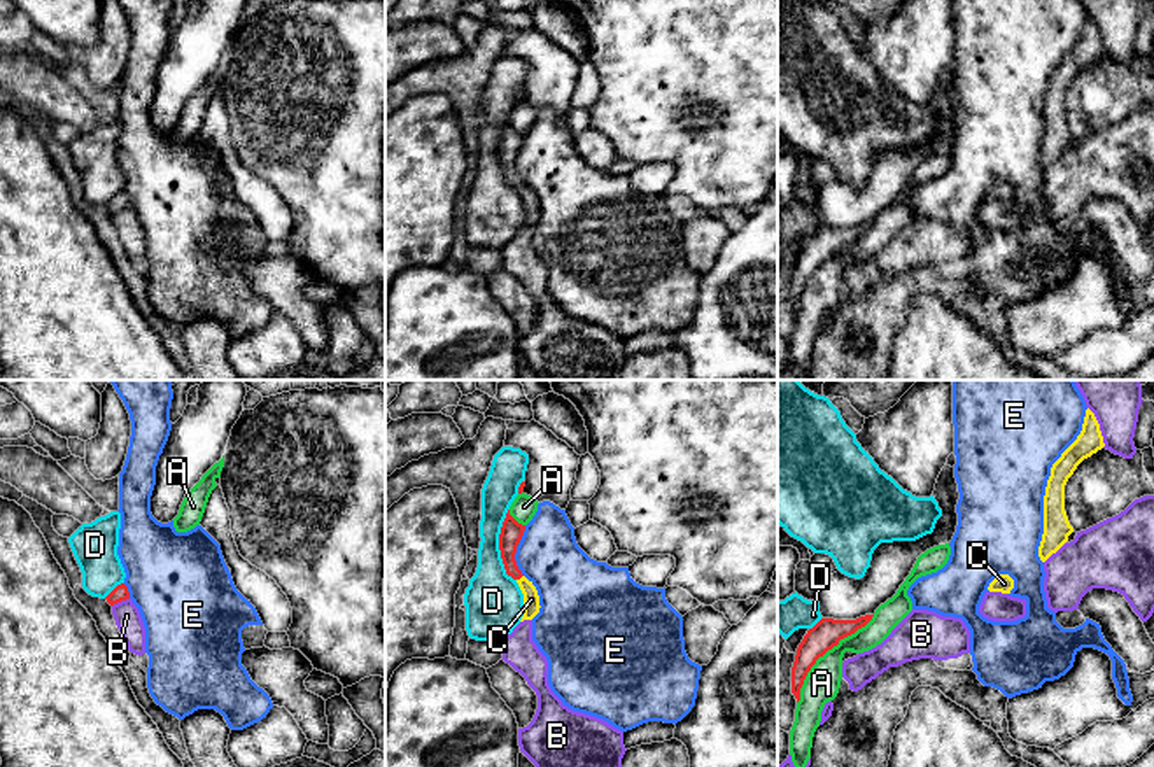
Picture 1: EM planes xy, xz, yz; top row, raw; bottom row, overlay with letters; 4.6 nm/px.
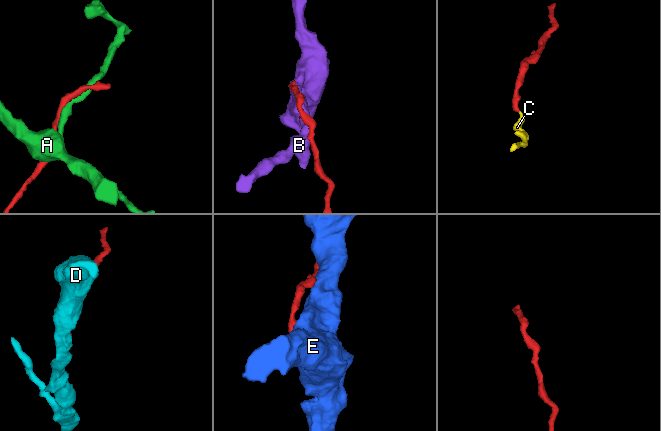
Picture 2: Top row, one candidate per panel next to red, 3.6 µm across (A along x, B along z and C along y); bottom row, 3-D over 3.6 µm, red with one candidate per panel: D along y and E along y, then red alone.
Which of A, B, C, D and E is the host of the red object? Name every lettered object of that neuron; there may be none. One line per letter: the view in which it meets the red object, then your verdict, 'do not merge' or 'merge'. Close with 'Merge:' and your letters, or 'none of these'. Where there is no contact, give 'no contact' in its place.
A: contact in yz; do not merge
B: contact in xy; do not merge
C: contact in xz; merge
D: contact in xz; do not merge
E: contact in xz; do not merge
Merge: C

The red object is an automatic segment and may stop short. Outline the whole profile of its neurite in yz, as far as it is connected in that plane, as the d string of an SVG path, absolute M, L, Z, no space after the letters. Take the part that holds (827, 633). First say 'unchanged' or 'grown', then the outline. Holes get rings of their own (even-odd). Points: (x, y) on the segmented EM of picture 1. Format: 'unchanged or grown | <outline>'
unchanged | M865 615L856 620L834 620L821 618L813 629L807 630L797 648L795 662L792 667L792 693L797 702L800 700L800 688L811 667L820 657L839 644L841 639L855 634L865 627L874 615Z

